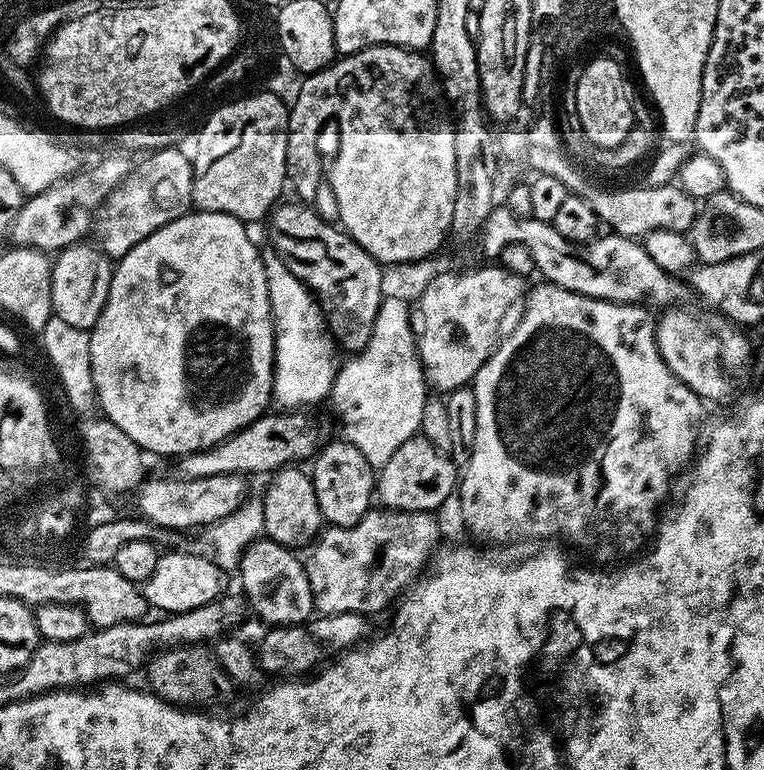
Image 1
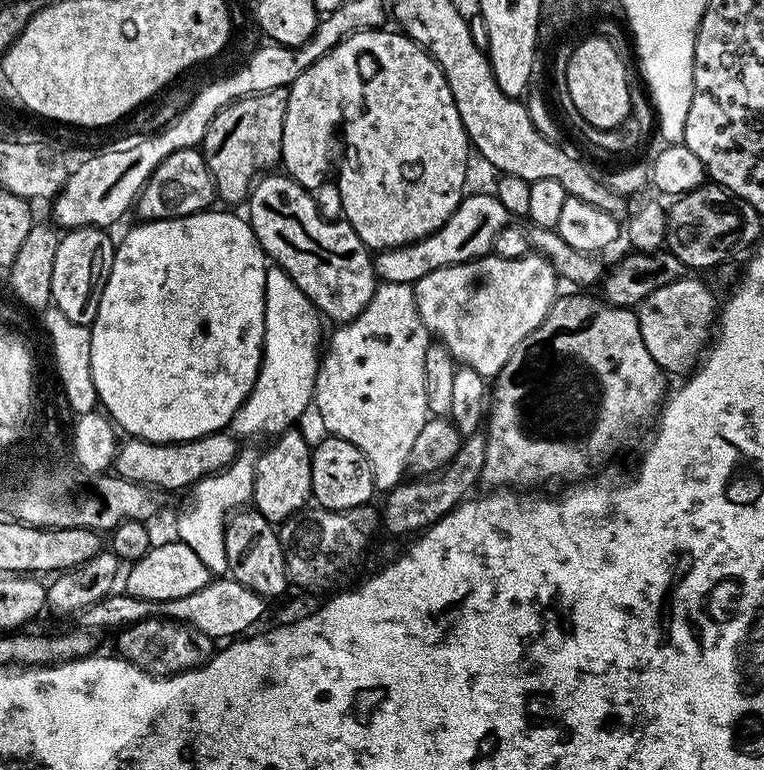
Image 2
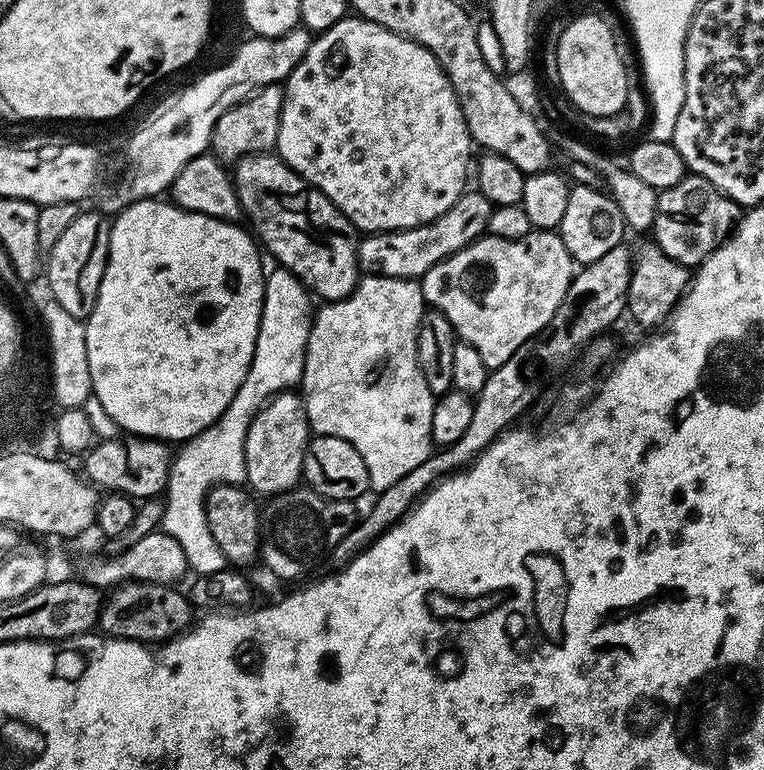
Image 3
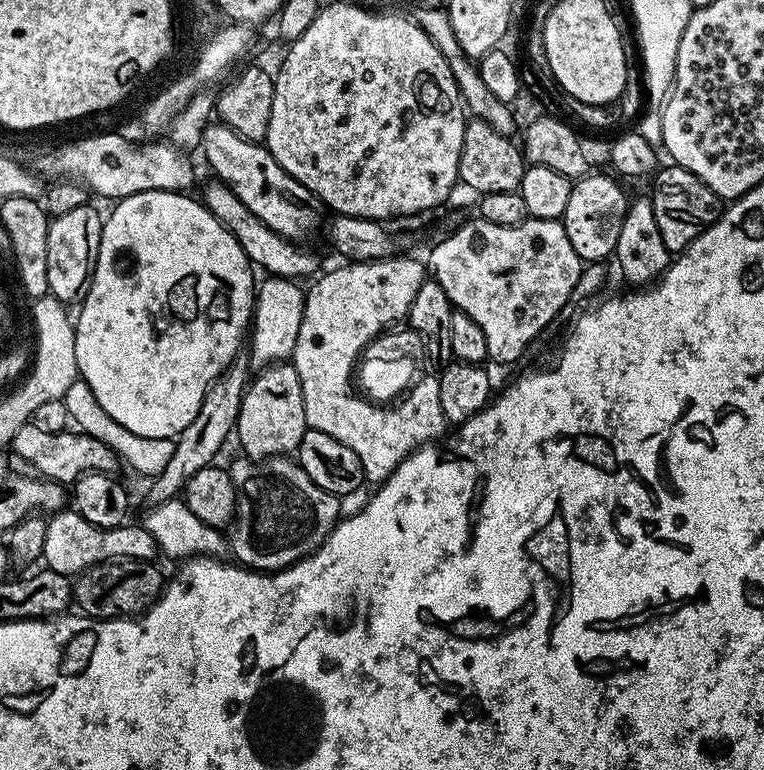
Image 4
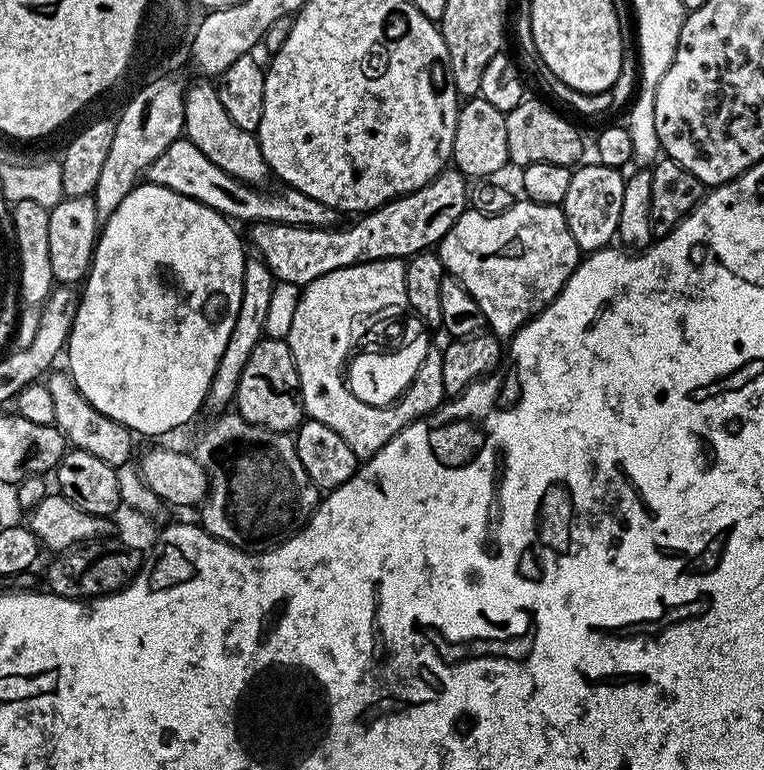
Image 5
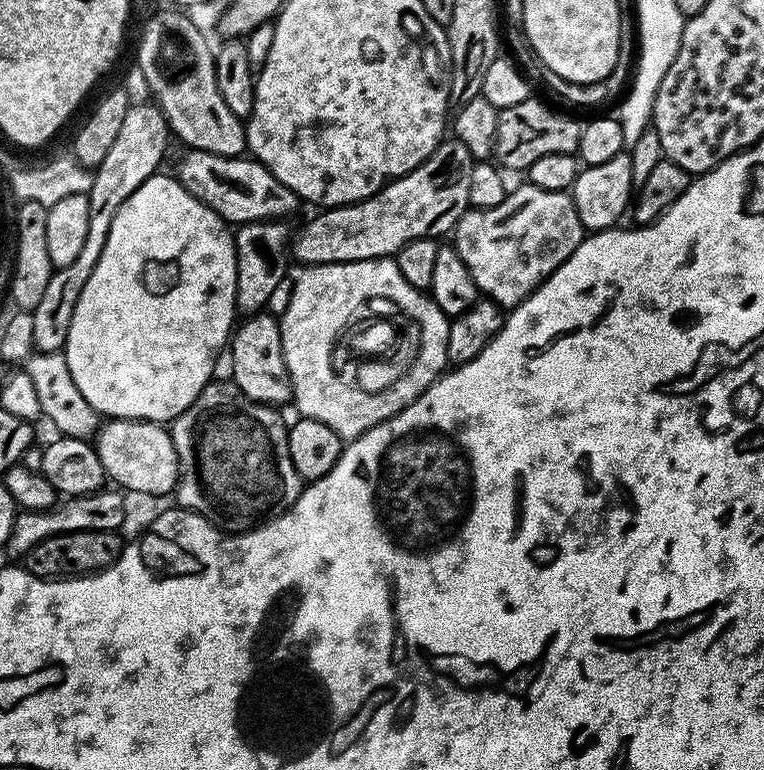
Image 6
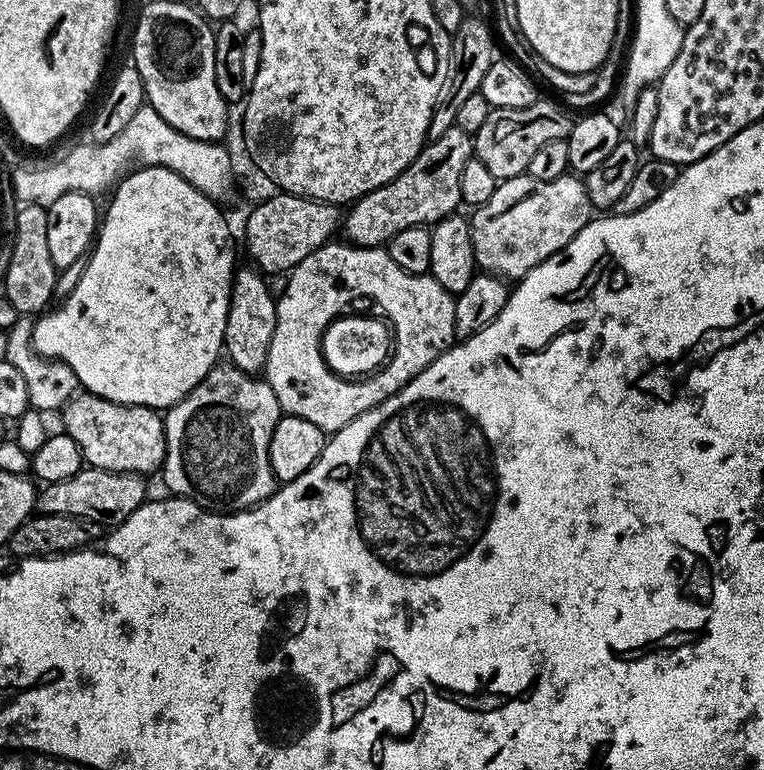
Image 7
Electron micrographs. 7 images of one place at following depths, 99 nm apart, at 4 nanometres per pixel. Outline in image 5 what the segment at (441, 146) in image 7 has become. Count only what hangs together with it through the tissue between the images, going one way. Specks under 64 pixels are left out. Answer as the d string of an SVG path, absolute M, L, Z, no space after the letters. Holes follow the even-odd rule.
M445 170L426 186L414 190L410 194L400 196L376 208L372 212L363 213L353 224L345 223L334 228L303 228L293 224L275 224L265 220L257 220L251 225L252 244L255 255L263 260L272 271L275 279L282 284L306 285L314 282L314 278L322 278L322 274L330 274L334 270L342 270L351 264L365 264L371 260L404 260L417 256L420 252L435 249L440 240L458 222L458 218L470 204L469 181L457 170Z

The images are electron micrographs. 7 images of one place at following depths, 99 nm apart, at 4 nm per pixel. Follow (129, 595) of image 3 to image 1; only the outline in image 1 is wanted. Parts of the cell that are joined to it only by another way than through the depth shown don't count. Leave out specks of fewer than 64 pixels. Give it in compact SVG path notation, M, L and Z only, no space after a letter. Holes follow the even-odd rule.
M182 644L178 648L157 651L147 661L147 672L147 687L167 704L182 708L208 708L222 699L224 694L236 690L233 680L219 664L215 651L204 644Z

